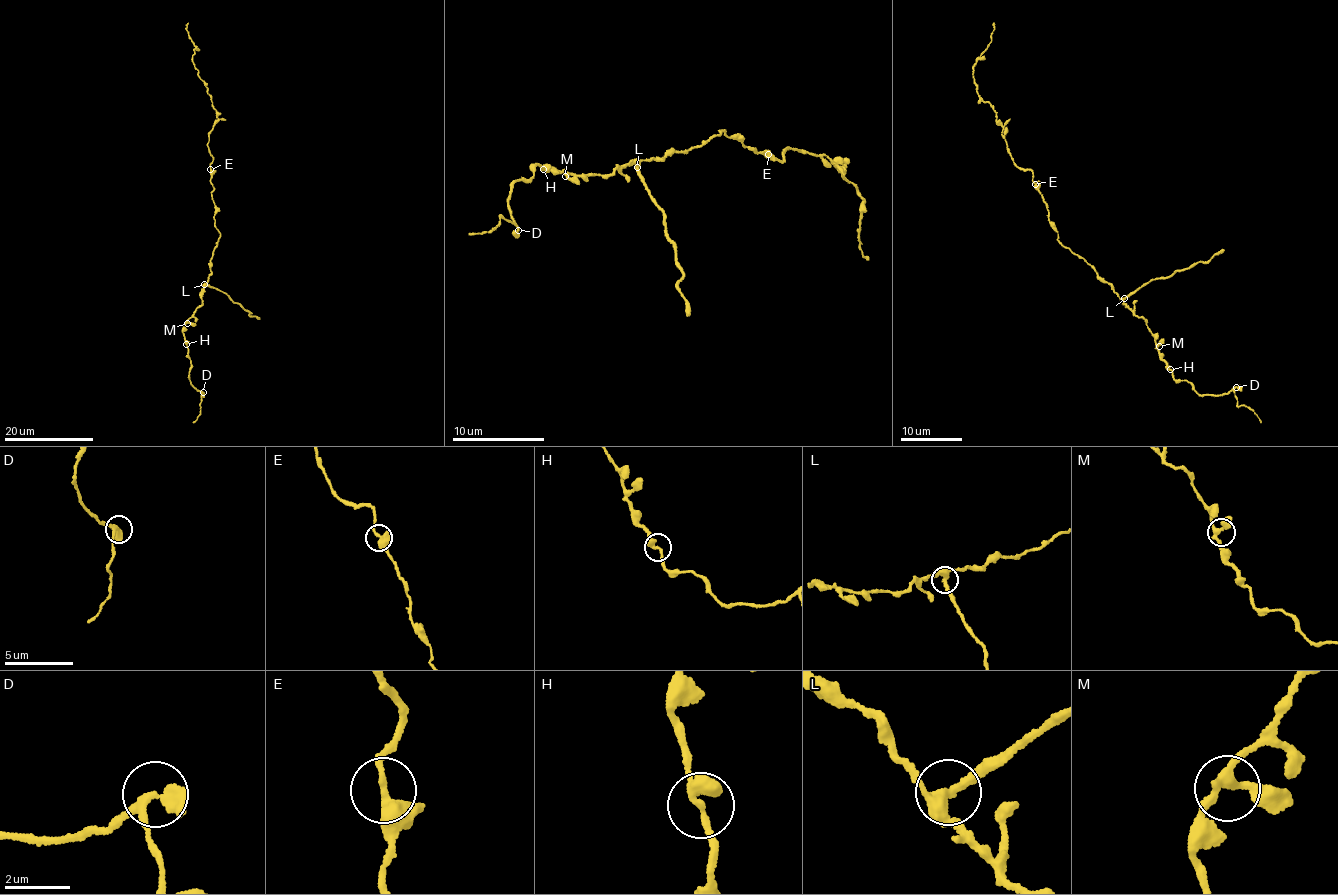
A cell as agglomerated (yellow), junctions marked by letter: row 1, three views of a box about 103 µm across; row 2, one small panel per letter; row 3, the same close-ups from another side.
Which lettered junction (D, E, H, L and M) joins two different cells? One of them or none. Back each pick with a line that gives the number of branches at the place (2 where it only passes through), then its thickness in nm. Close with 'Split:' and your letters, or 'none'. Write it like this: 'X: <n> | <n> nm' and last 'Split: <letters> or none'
L: 3 | 320 nm
Split: L

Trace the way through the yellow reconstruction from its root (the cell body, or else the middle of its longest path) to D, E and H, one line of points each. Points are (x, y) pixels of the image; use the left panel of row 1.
D: (213, 218), (220, 234), (210, 274), (201, 304), (183, 333), (191, 361), (189, 380), (203, 392)
E: (213, 218), (215, 206), (210, 169)
H: (213, 218), (220, 234), (201, 304), (184, 326), (187, 344)

